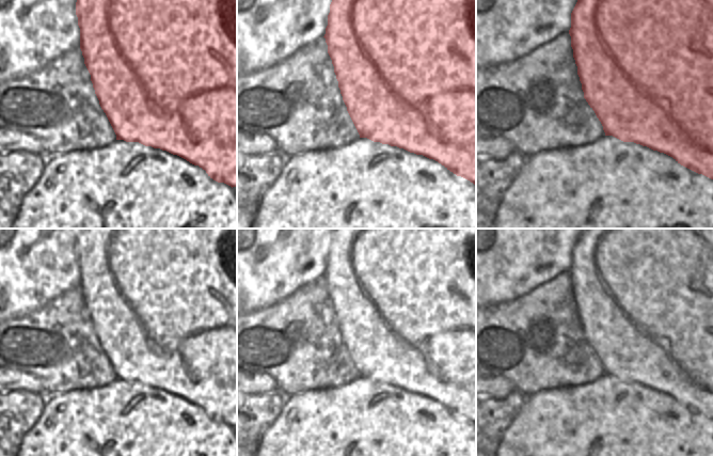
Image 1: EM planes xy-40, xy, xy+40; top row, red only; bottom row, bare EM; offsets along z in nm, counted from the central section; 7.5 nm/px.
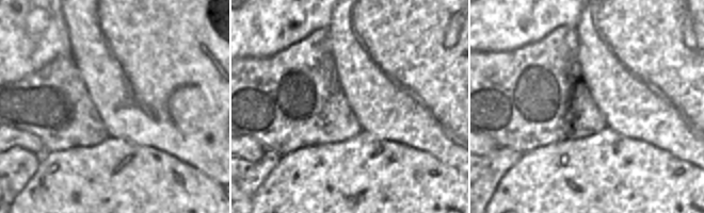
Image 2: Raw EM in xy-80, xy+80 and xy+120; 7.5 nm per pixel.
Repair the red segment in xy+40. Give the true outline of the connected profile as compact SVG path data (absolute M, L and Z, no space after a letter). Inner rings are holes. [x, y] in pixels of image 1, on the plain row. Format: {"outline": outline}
{"outline": "M586 229L571 252L569 273L584 337L601 361L605 375L664 392L713 419L713 229Z"}

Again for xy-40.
{"outline": "M83 229L76 254L84 303L116 379L167 390L199 405L213 420L237 426L237 229Z"}

